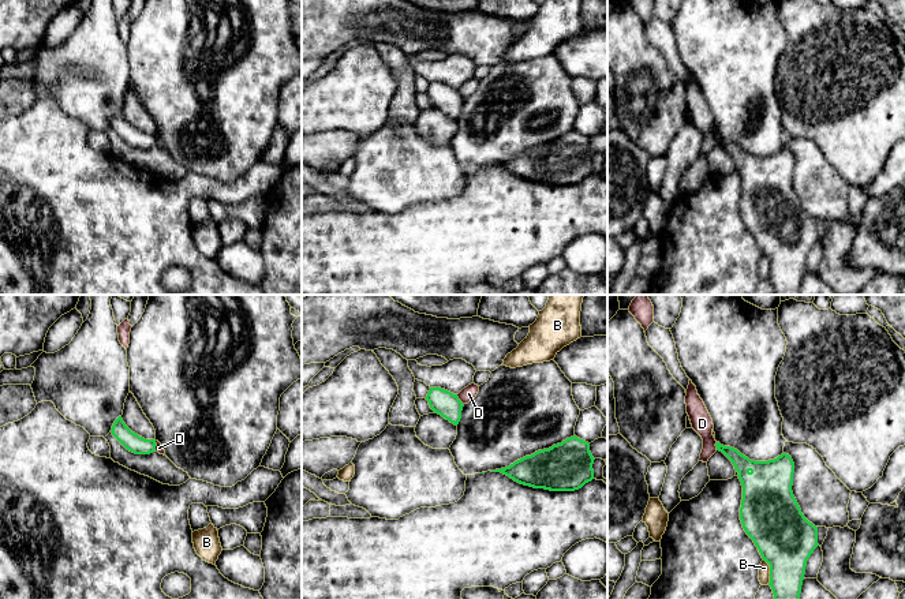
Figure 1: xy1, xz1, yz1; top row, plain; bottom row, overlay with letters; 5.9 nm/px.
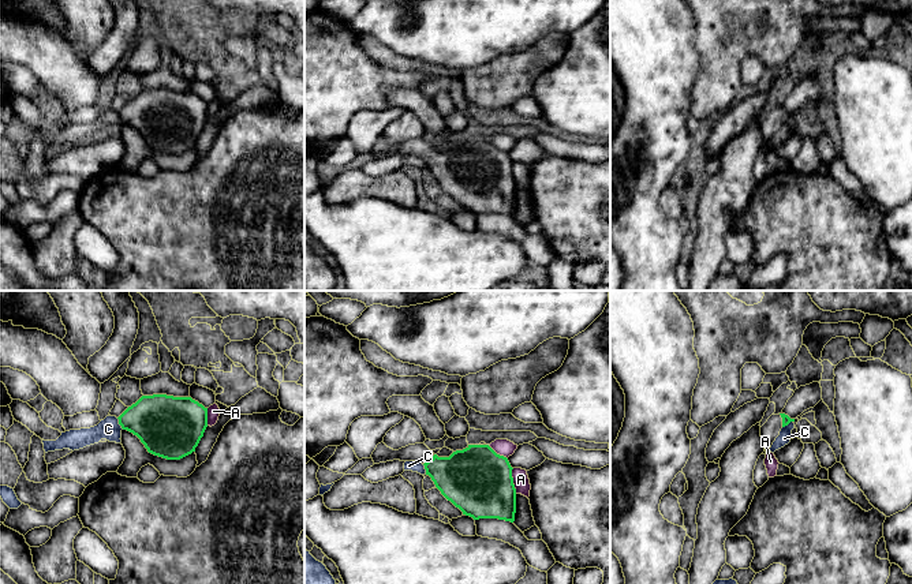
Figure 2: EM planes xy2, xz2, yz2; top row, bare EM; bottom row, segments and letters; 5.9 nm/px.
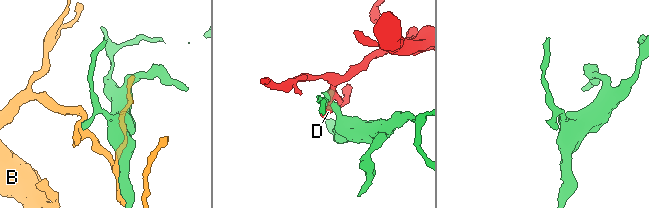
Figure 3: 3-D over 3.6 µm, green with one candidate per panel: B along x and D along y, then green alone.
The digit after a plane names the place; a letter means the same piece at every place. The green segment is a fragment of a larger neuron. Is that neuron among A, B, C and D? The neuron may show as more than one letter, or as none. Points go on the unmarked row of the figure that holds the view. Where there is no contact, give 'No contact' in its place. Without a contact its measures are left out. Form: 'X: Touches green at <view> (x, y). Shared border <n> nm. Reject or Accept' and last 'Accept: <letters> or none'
A: Touches green at xz2 (512, 175). Shared border 150 nm. Reject
B: Touches green at yz1 (770, 266). Shared border 160 nm. Reject
C: Touches green at xy2 (119, 118). Shared border 80 nm. Reject
D: Touches green at xz1 (459, 94). Shared border 80 nm. Reject
Accept: none

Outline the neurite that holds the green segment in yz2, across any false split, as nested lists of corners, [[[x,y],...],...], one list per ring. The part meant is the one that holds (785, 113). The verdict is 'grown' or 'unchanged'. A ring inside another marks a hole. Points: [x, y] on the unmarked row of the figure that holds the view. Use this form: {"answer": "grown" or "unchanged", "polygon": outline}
{"answer": "grown", "polygon": [[[785,108],[771,109],[767,116],[760,121],[760,131],[766,146],[771,142],[775,132],[780,130],[782,121],[788,120],[795,113]]]}

